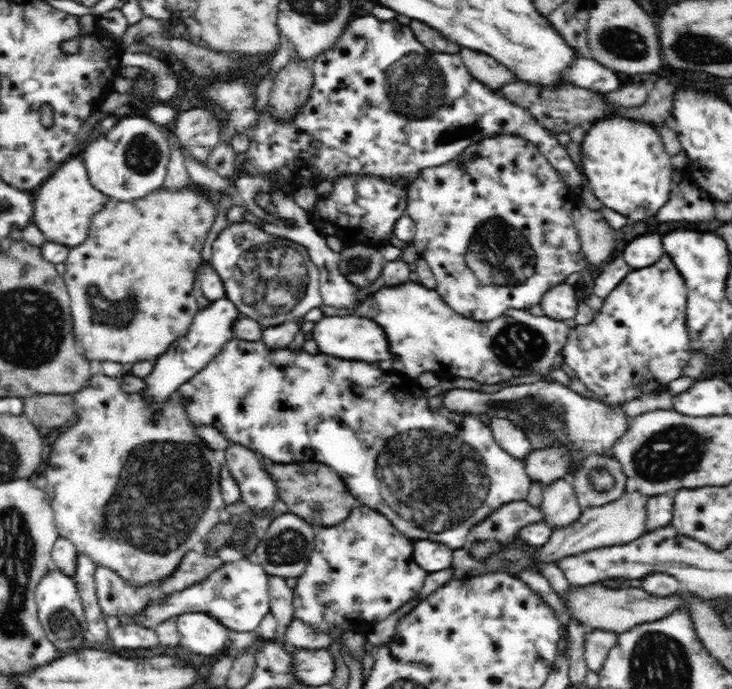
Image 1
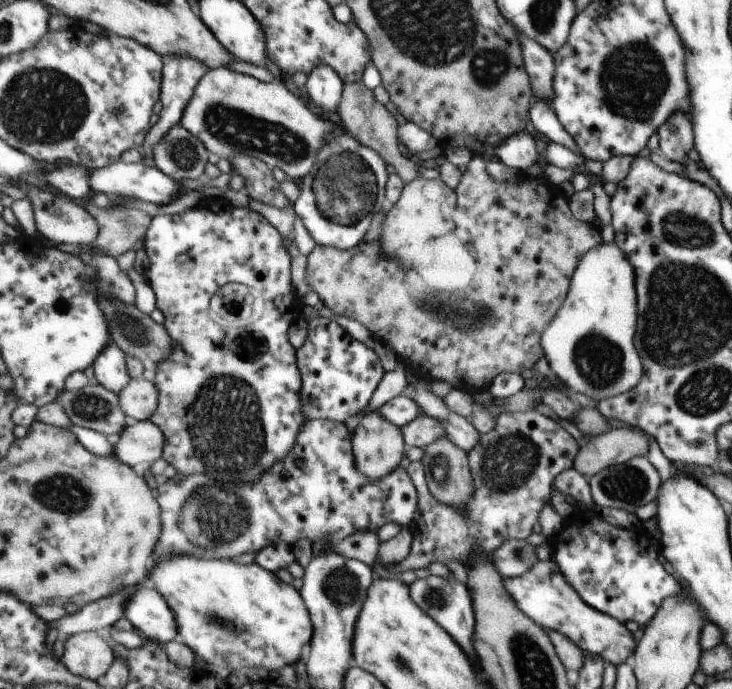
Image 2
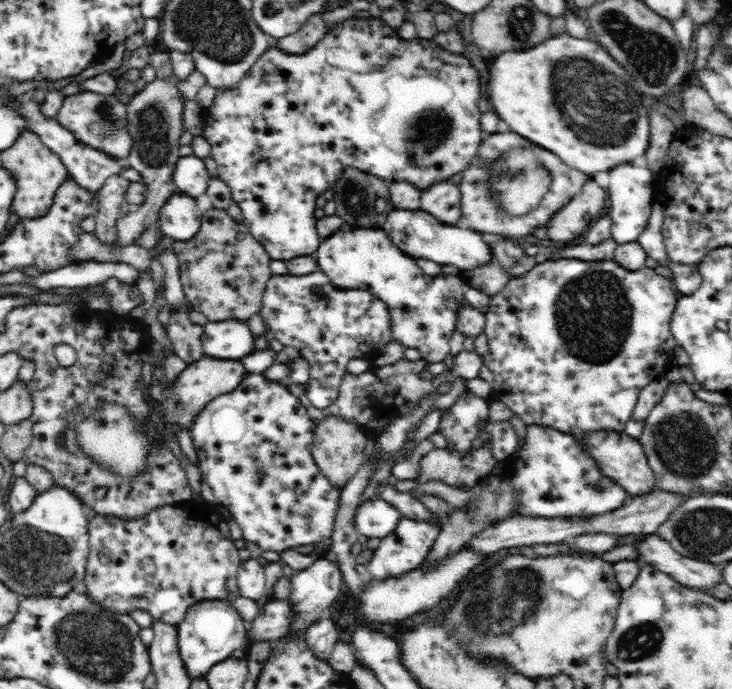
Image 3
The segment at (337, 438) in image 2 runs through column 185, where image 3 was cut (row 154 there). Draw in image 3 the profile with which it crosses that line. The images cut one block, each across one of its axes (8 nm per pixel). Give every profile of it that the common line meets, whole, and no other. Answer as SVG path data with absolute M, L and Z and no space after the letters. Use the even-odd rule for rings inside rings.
M495 132L486 140L481 141L476 156L470 160L468 168L462 171L462 180L460 181L460 189L462 189L462 214L470 220L472 230L483 235L502 236L509 240L512 240L512 238L524 238L524 236L528 236L536 228L544 226L548 217L556 209L559 209L573 196L580 194L584 184L591 181L592 176L588 173L584 173L577 168L568 168L568 165L564 164L558 156L552 156L552 152L548 152L548 150L540 146L536 148L536 144L532 144L528 140L522 140L521 136L516 135L514 132ZM482 158L484 158L484 162L488 166L486 170L480 164ZM496 164L498 164L498 168L492 168Z

